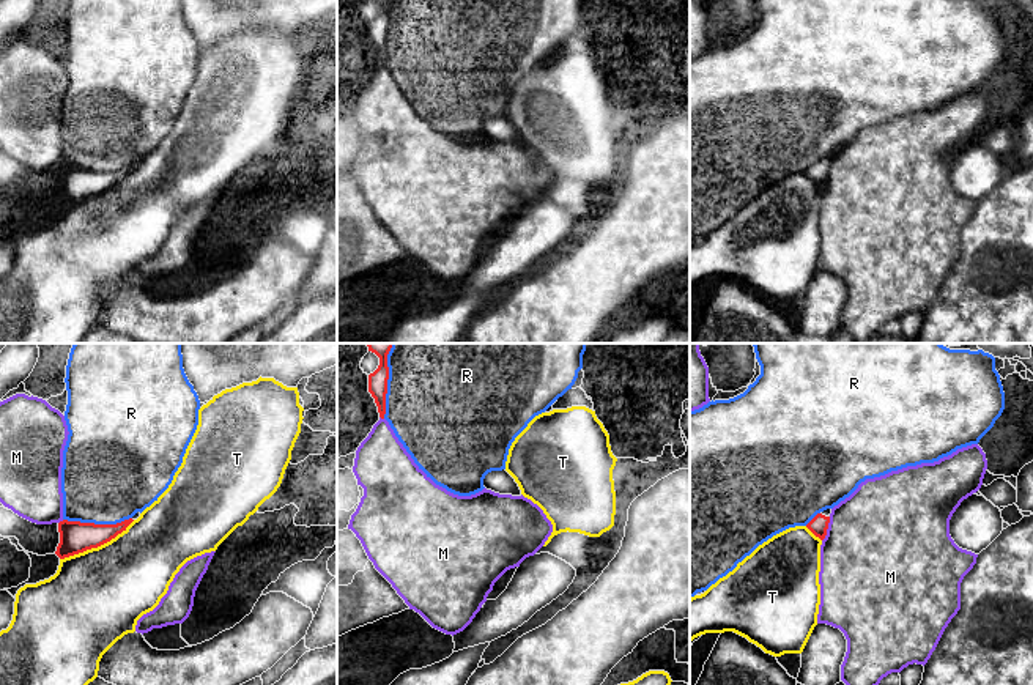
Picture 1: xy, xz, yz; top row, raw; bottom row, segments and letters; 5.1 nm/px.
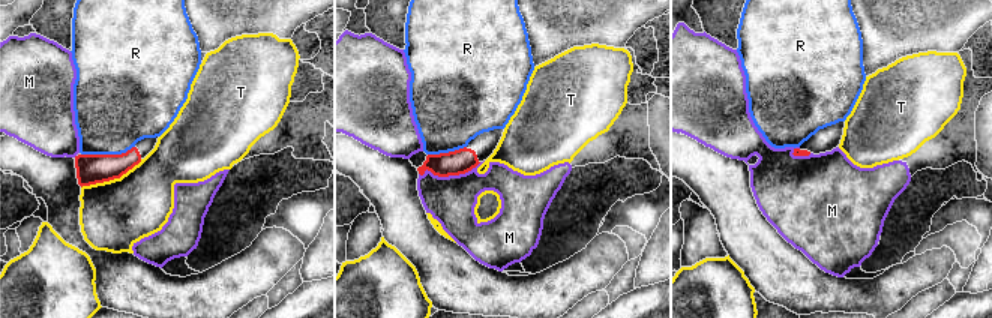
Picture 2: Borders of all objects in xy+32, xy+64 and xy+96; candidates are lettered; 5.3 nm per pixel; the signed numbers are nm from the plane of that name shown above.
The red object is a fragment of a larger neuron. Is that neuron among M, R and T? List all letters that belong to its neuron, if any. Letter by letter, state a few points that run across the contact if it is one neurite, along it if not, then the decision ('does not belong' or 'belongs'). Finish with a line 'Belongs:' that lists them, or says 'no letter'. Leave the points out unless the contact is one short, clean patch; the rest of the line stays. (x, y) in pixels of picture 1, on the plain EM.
M: does not belong
R: does not belong
T: does not belong
Belongs: no letter

